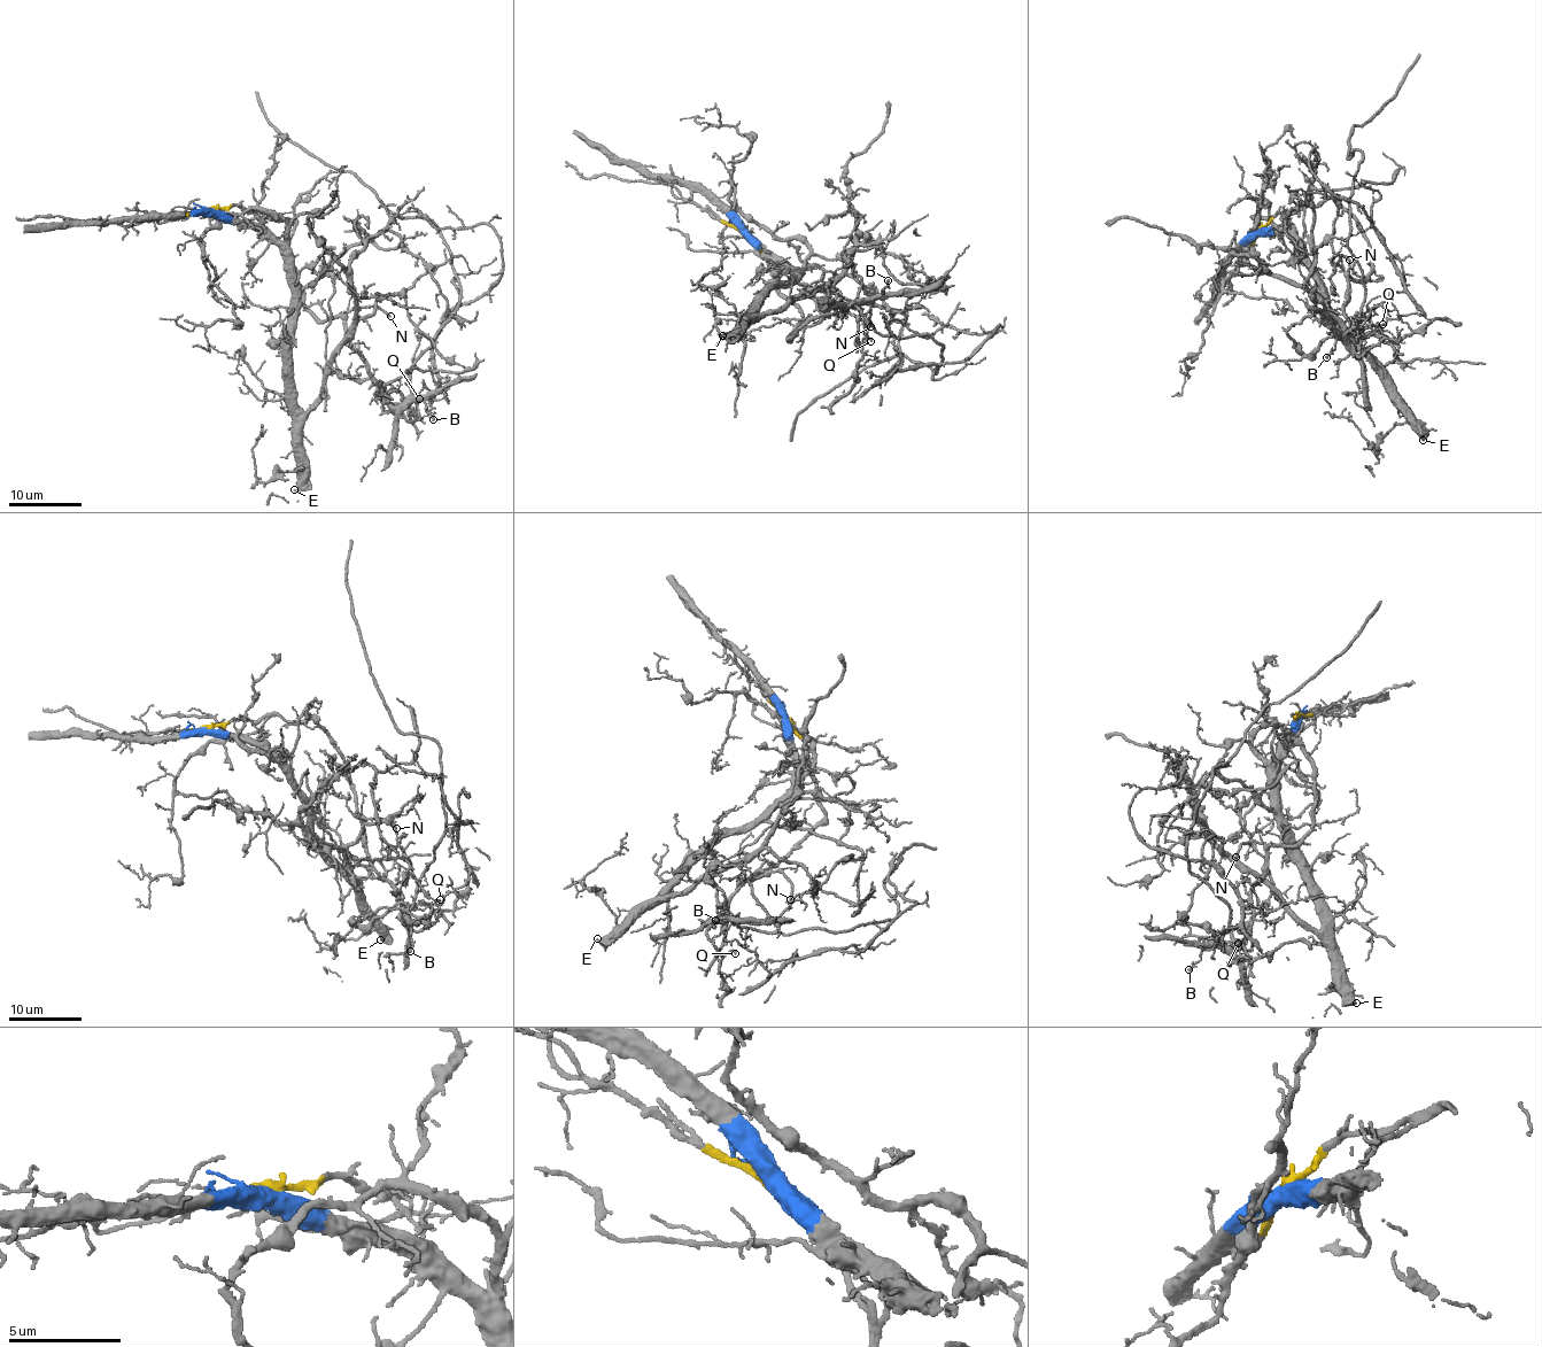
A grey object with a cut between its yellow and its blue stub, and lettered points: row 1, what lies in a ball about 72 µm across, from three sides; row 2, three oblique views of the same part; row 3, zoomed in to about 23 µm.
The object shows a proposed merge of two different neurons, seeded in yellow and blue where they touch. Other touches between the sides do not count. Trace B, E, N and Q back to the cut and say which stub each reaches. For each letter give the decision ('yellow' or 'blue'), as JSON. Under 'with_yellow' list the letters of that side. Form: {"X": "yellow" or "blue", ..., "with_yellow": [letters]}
{"B": "yellow", "E": "blue", "N": "yellow", "Q": "yellow", "with_yellow": ["B", "N", "Q"]}

